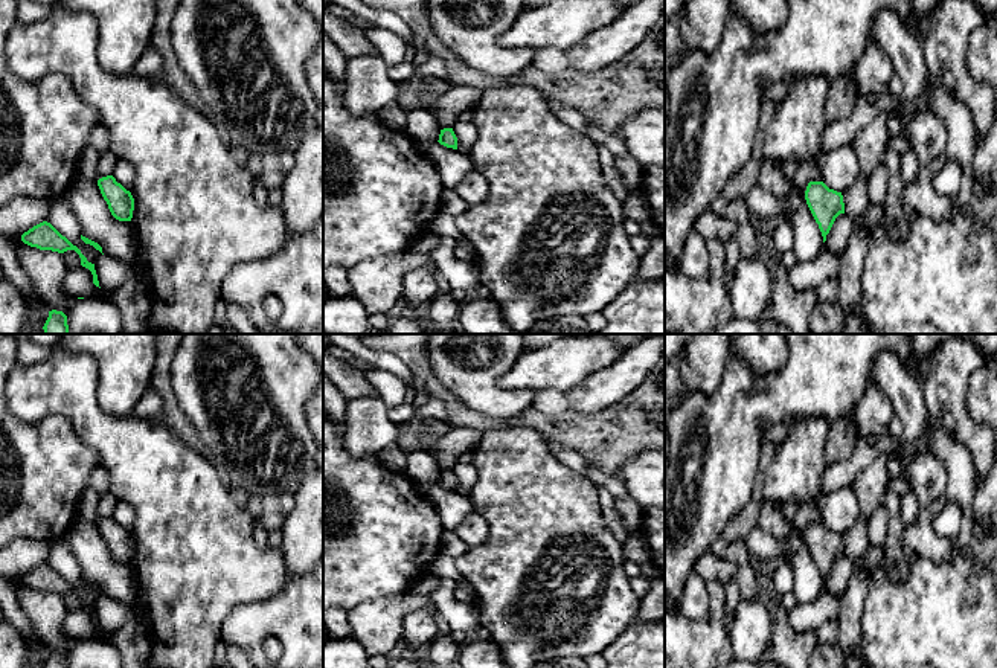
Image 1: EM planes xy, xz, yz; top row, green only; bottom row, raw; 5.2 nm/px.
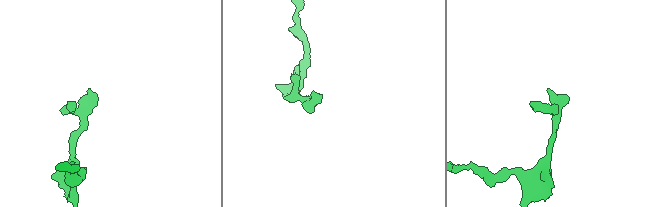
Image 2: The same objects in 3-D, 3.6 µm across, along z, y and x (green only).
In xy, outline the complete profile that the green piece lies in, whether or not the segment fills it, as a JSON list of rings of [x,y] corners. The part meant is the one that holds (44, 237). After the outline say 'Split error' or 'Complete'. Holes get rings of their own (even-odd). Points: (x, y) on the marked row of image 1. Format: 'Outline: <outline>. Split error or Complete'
Outline: [[[43,221],[21,235],[21,241],[30,247],[40,250],[52,250],[64,253],[67,250],[75,250],[81,258],[81,265],[88,268],[93,275],[93,284],[99,287],[95,264],[88,262],[81,250],[73,246],[66,236],[63,236],[50,223]]]. Complete

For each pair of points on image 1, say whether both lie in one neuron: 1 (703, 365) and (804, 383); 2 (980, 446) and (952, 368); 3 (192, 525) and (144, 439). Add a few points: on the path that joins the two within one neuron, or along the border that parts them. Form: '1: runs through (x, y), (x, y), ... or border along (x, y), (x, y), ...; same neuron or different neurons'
1: border along (730, 354), (720, 386), (708, 395), (697, 392); different neurons
2: runs through (962, 426), (952, 414), (952, 388); same neuron
3: runs through (183, 504), (177, 493), (147, 461); same neuron

